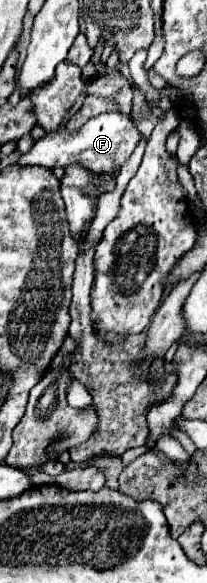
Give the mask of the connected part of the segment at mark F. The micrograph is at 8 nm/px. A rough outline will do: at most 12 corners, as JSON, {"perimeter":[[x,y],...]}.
{"perimeter":[[111,112],[77,136],[45,134],[21,166],[81,164],[101,174],[125,164],[141,132]]}

